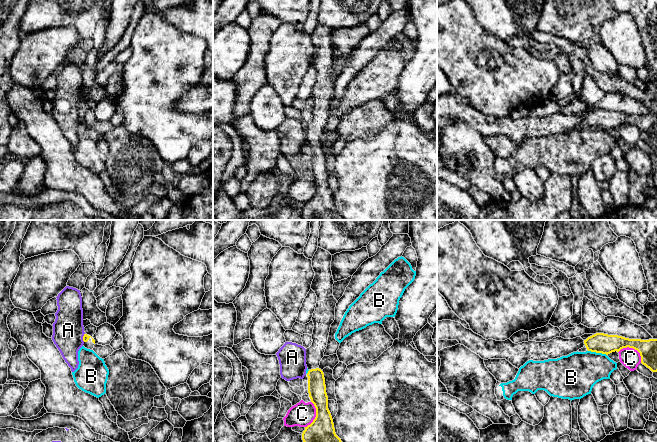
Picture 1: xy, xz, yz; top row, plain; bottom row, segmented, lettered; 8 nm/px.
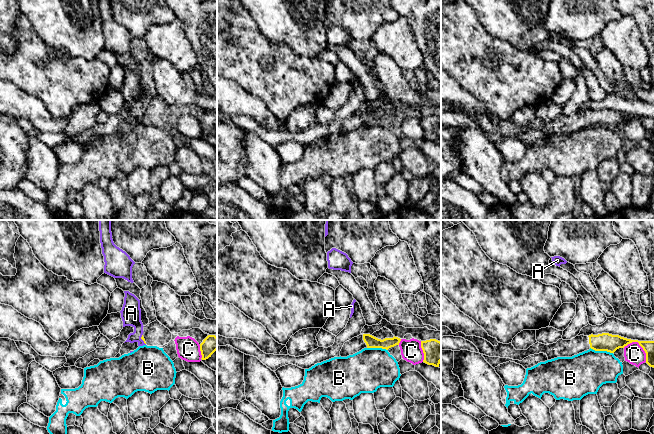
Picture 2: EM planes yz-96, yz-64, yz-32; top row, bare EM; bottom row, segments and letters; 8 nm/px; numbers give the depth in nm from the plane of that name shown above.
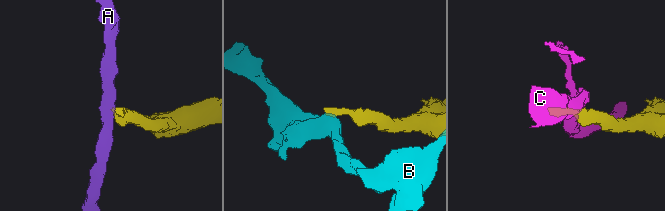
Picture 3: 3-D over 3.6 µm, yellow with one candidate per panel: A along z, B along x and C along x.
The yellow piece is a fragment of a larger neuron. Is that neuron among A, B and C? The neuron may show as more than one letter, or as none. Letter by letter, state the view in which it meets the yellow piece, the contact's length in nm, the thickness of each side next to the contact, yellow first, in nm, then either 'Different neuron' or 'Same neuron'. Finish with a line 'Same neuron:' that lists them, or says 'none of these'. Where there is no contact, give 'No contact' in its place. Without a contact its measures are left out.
A: Touches yellow in xy. Shared border 70 nm. Thickness 50 nm (yellow) against 260 nm. Different neuron
B: Touches yellow in yz. Shared border 160 nm. Thickness 160 nm (yellow) against 340 nm. Different neuron
C: Touches yellow in yz. Shared border 220 nm. Thickness 160 nm (yellow) against 160 nm. Different neuron
Same neuron: none of these

